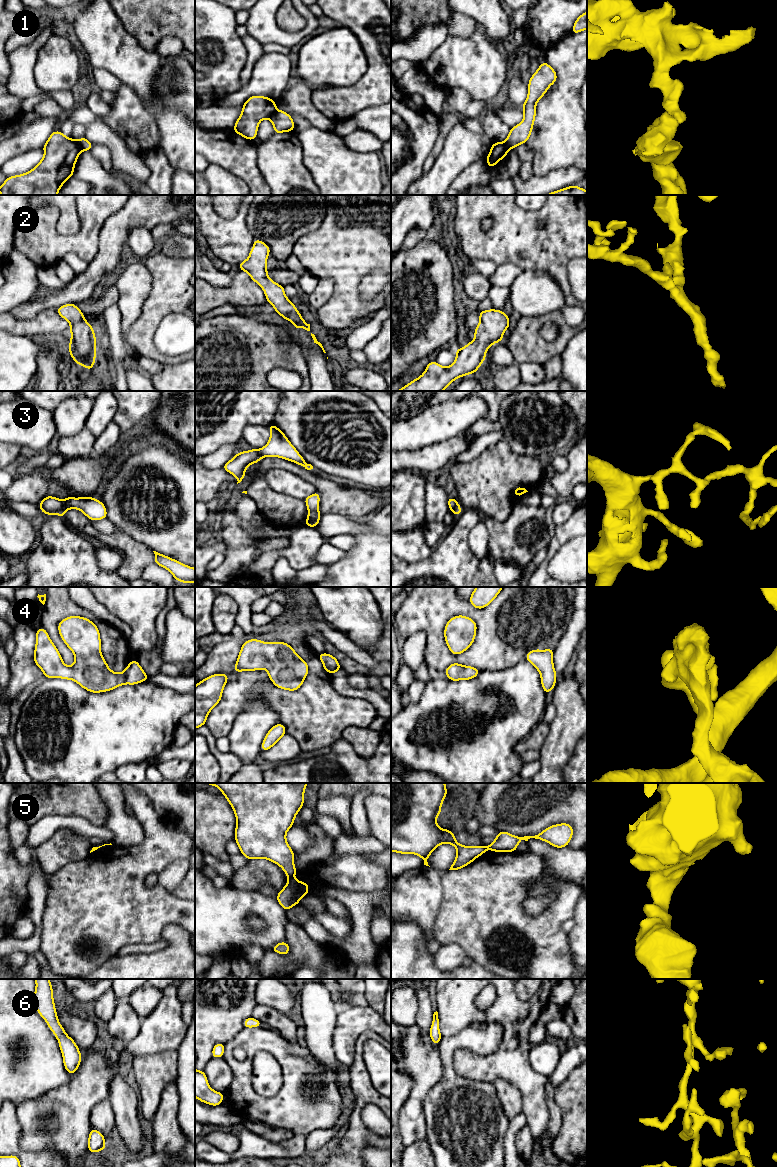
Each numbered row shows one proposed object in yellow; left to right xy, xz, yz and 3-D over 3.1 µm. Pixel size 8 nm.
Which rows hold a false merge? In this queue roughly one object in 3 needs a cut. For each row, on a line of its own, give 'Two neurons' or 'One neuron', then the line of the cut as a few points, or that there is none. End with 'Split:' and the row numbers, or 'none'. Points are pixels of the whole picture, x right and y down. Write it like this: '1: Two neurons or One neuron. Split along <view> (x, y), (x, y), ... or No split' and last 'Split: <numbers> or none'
1: Two neurons. Split along xy (74, 140), (82, 150)
2: One neuron. No split
3: Two neurons. Split along xy (62, 501), (66, 510)
4: One neuron. No split
5: Two neurons. Split along xz (293, 877), (289, 879)
6: One neuron. No split
Split: 1, 3, 5

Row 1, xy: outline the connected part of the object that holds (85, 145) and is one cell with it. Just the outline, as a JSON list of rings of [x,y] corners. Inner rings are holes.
[[[83,137],[79,140],[75,140],[78,145],[80,146],[82,151],[90,151],[93,144],[89,142],[89,140],[86,137]]]

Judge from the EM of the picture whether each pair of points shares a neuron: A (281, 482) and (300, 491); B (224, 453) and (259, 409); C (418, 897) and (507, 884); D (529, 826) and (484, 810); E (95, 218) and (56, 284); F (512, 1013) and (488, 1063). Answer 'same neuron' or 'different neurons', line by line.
A: same neuron
B: different neurons
C: different neurons
D: same neuron
E: different neurons
F: same neuron

